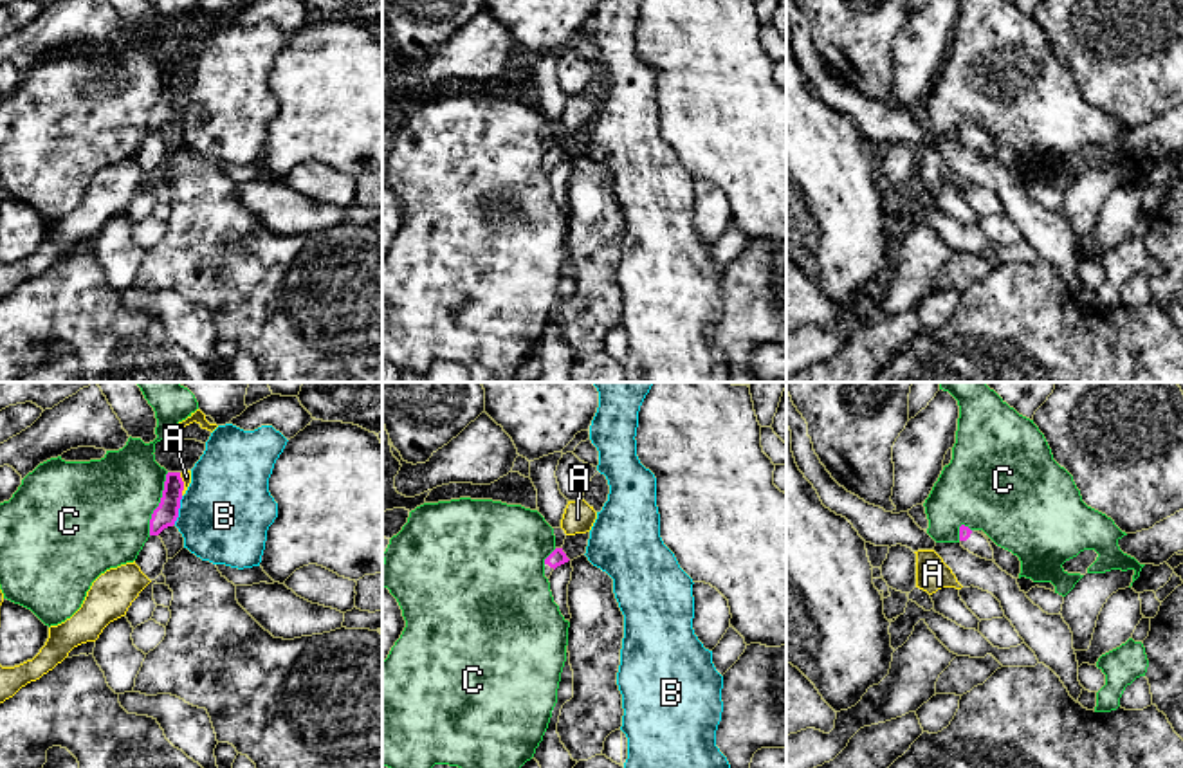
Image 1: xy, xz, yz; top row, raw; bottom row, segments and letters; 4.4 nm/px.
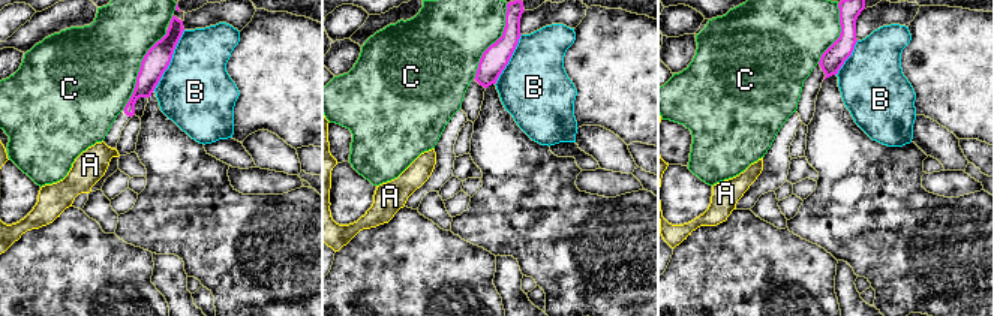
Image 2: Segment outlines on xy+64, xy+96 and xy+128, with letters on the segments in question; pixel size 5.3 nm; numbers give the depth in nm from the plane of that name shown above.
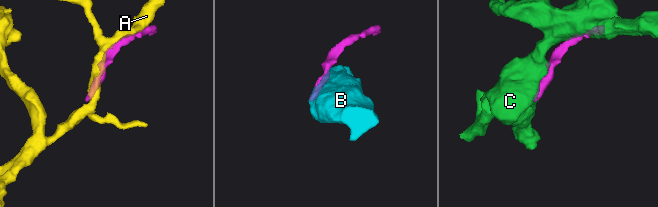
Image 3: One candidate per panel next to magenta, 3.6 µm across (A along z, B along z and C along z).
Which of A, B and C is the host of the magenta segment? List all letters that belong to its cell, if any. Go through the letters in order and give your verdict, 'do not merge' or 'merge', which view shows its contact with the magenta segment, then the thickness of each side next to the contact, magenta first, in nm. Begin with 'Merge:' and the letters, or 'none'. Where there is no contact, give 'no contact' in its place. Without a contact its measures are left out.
Merge: none
A: do not merge; meets magenta in xy; 100 nm thick on the magenta side, 50 nm on the other
B: do not merge; meets magenta in xy; 100 nm thick on the magenta side, 400 nm on the other
C: do not merge; meets magenta in xy; 100 nm thick on the magenta side, 440 nm on the other

